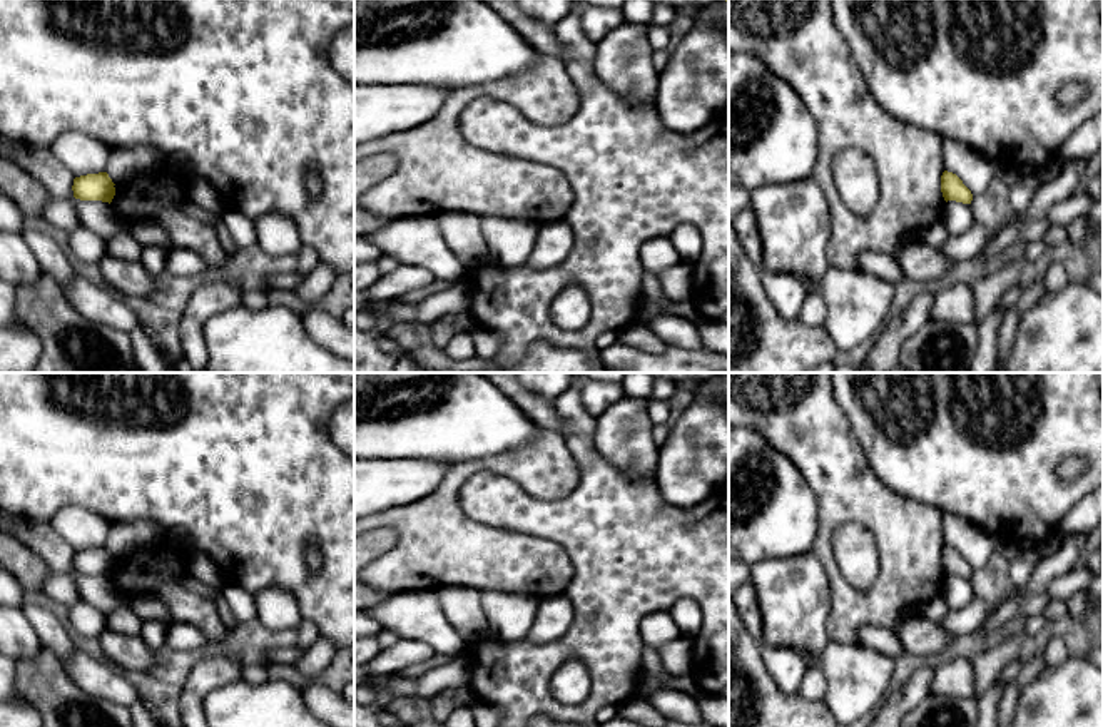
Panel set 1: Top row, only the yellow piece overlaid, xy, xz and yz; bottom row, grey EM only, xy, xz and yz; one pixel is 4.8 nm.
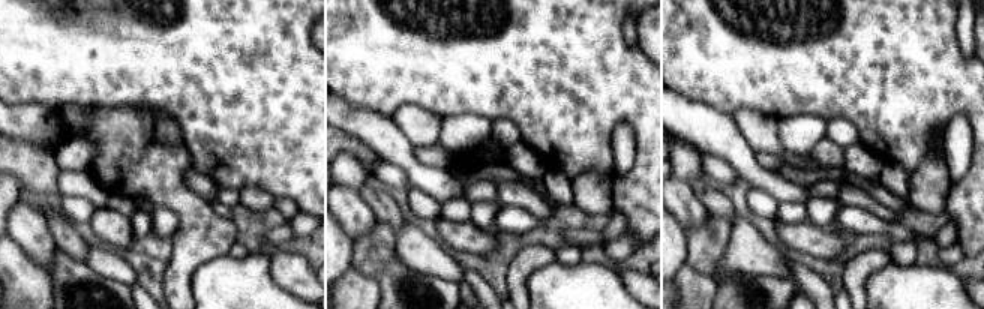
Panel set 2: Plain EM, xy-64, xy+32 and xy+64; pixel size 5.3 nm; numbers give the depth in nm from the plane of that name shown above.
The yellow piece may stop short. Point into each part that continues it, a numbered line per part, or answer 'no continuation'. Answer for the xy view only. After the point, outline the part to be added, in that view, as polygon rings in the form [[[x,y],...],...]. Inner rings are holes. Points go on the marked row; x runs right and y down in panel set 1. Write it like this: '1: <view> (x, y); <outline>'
no continuation

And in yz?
no continuation

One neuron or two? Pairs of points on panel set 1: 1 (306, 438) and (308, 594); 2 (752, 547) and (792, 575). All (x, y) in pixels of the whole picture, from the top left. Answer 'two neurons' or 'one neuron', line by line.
1: one neuron
2: two neurons

